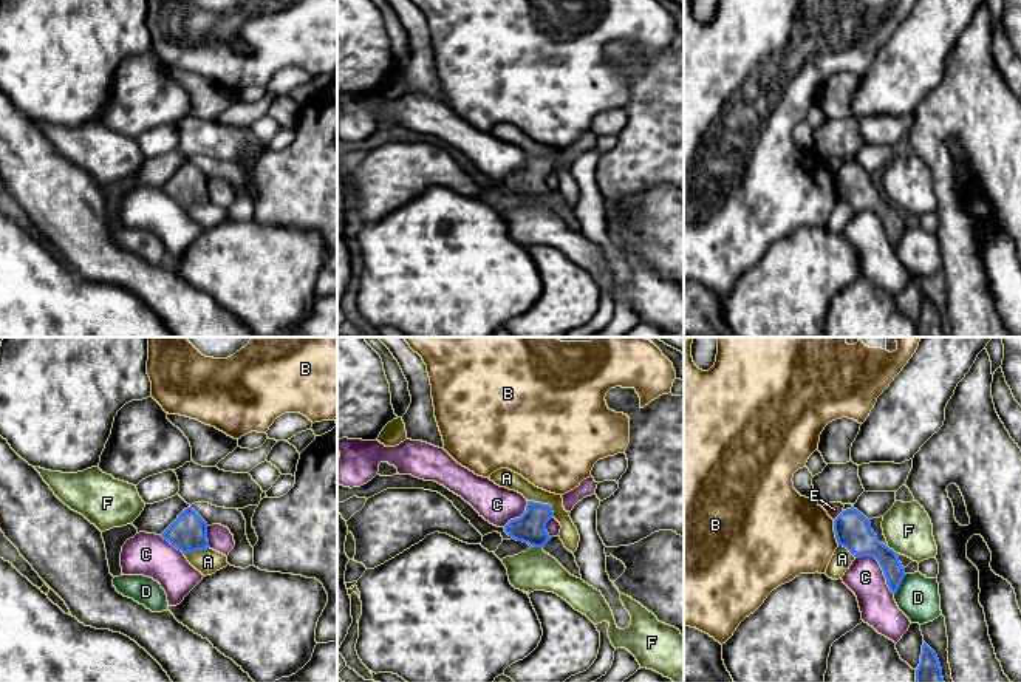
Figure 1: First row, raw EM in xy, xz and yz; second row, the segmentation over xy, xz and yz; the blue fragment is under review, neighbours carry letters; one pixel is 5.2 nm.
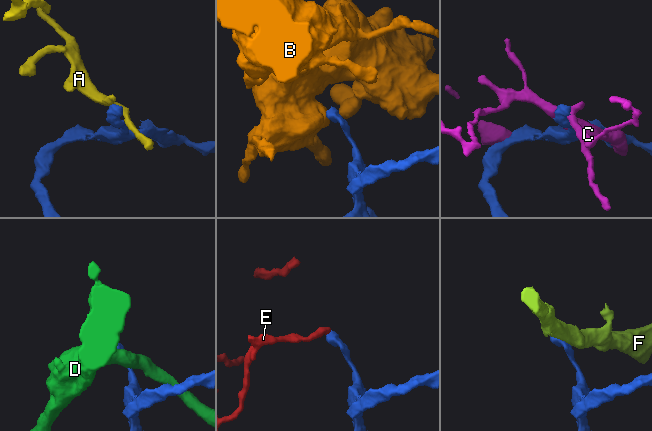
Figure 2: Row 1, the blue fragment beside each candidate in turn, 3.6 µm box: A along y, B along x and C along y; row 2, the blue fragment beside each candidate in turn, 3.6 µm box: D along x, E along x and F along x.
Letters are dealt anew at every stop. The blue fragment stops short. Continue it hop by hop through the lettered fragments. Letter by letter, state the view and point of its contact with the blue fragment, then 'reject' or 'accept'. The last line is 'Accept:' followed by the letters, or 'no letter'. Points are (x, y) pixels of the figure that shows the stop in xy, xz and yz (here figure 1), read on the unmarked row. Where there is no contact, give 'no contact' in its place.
A: meets blue in xz at (543, 158); reject
B: meets blue in yz at (836, 186); reject
C: meets blue in yz at (880, 220); reject
D: meets blue in yz at (899, 238); reject
E: meets blue in yz at (839, 169); reject
F: meets blue in xz at (537, 200); reject
Accept: no letter

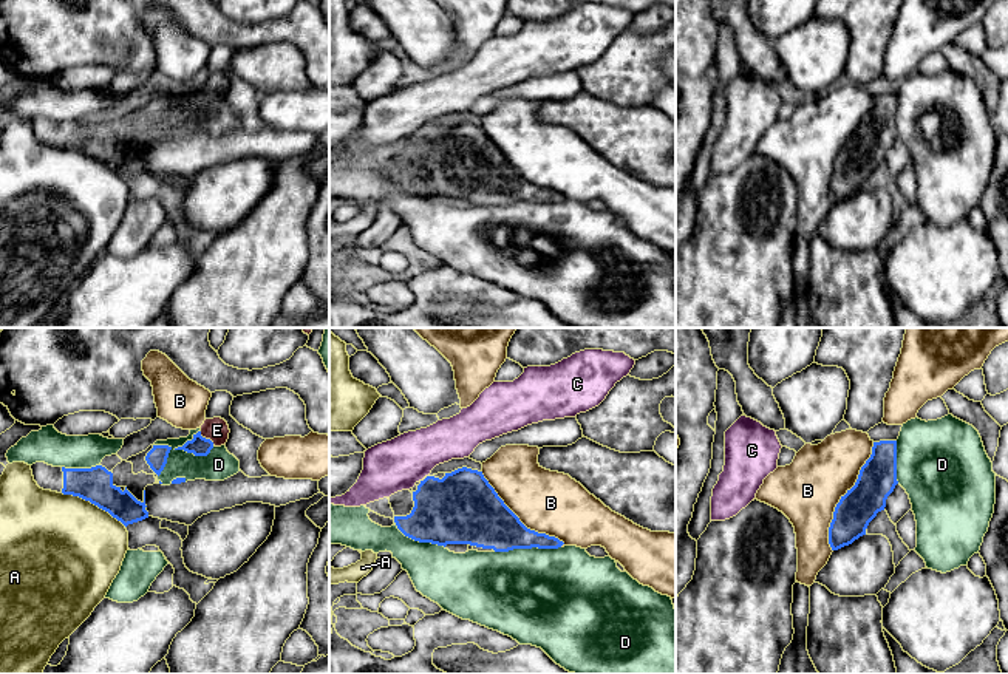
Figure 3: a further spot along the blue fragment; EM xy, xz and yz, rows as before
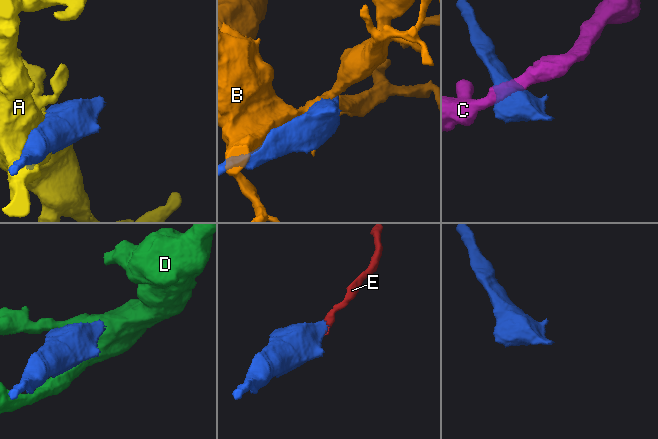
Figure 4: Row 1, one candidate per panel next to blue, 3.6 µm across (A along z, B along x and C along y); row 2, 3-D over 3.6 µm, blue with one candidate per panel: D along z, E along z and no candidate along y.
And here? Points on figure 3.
A: meets blue in xy at (95, 158); reject
B: meets blue in yz at (843, 150); reject
C: meets blue in xz at (425, 132); reject
D: meets blue in xy at (180, 102); reject
E: meets blue in xy at (204, 91); accept
Accept: E

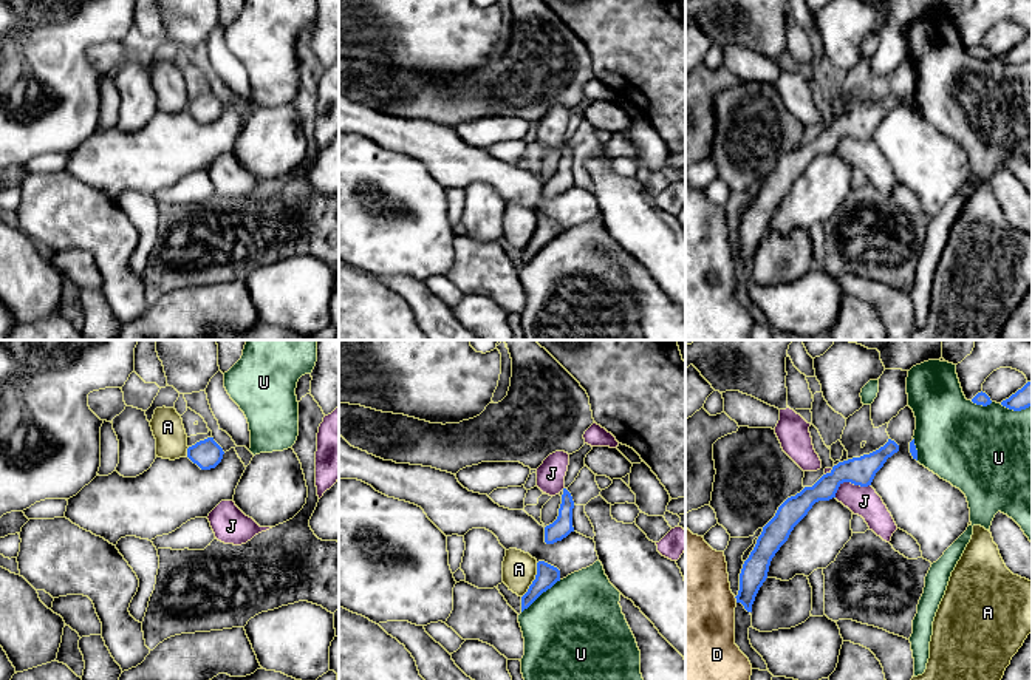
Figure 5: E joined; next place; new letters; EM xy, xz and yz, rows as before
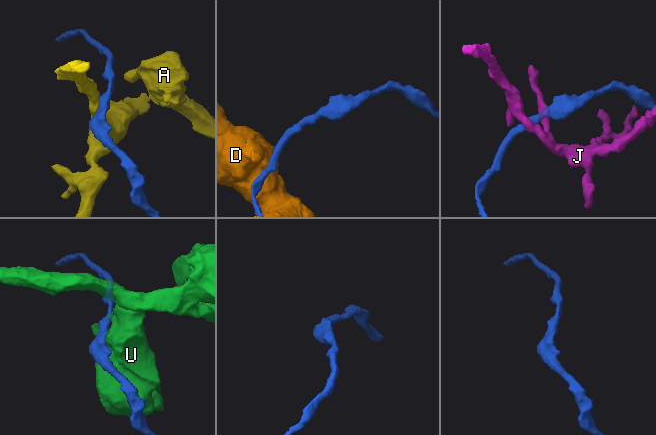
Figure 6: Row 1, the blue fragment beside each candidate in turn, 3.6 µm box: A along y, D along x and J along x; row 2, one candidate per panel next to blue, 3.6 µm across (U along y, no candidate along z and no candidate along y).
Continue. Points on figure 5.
A: meets blue in xz at (534, 234); reject
D: meets blue in yz at (737, 254); reject
J: meets blue in yz at (850, 135); reject
U: meets blue in xz at (540, 248); reject
Accept: no letter

